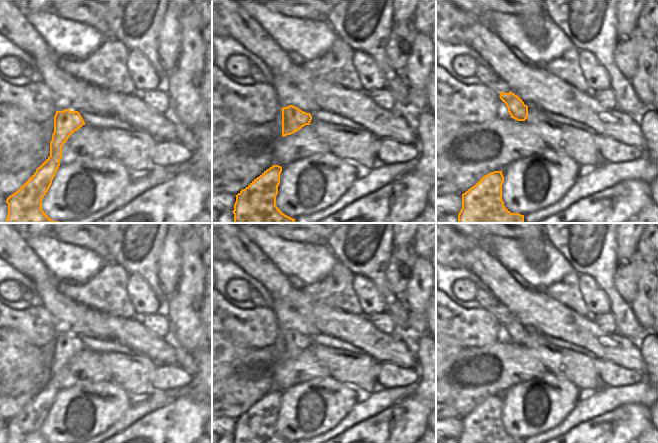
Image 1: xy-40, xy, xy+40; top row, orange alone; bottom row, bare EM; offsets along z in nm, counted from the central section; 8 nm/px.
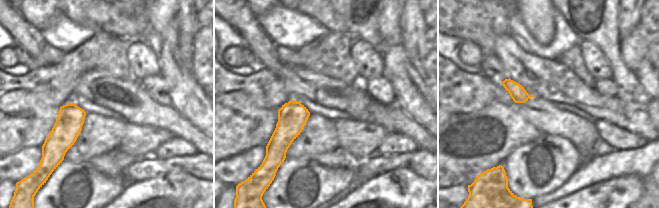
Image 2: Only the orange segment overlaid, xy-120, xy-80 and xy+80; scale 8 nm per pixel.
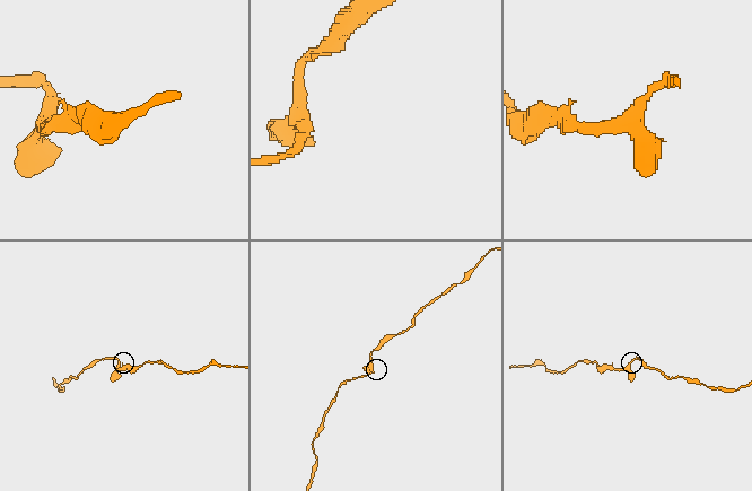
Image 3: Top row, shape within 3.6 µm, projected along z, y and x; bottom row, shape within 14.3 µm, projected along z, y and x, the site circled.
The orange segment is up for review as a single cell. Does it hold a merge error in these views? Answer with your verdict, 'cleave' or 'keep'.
cleave

